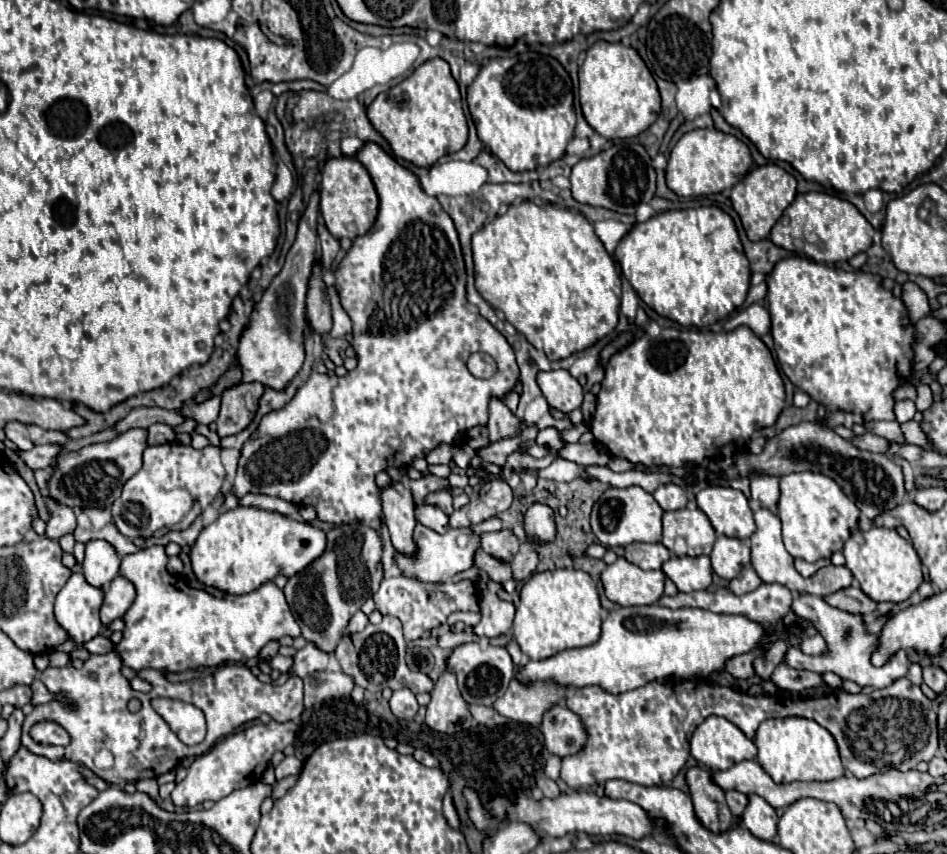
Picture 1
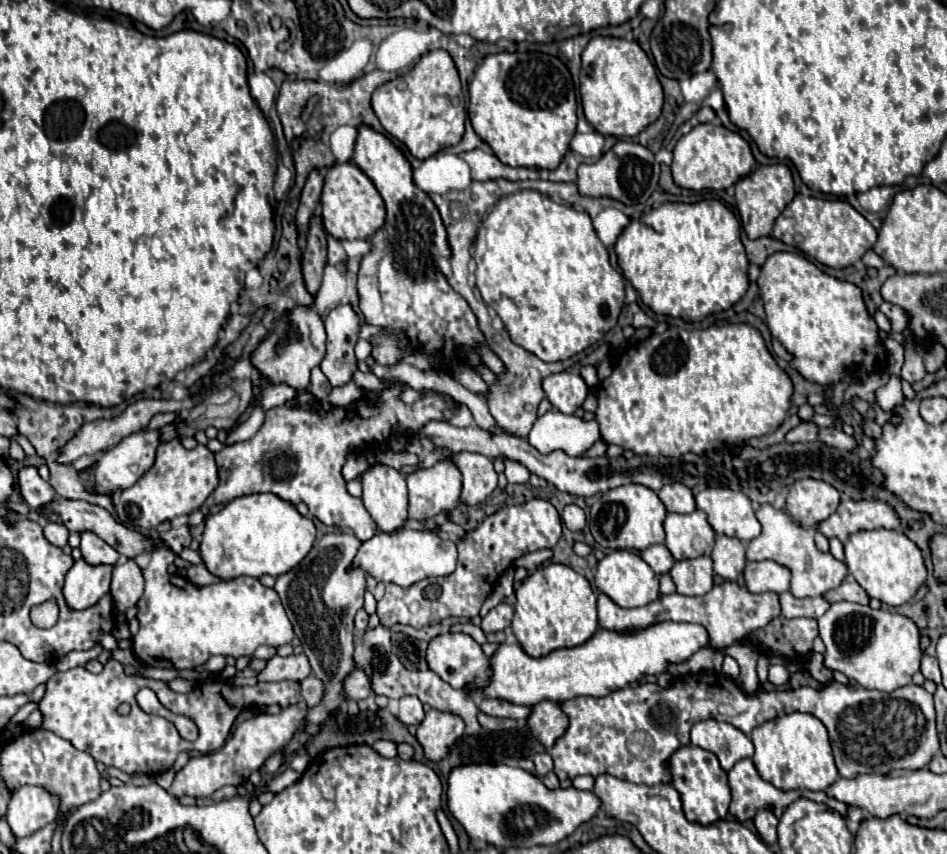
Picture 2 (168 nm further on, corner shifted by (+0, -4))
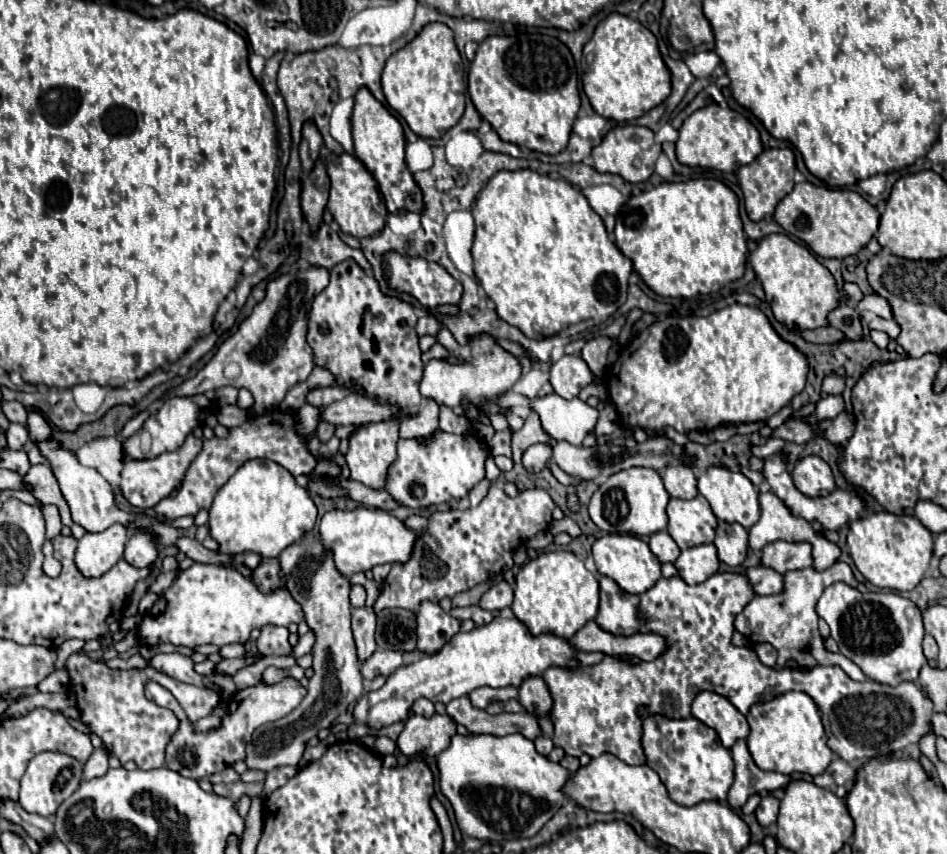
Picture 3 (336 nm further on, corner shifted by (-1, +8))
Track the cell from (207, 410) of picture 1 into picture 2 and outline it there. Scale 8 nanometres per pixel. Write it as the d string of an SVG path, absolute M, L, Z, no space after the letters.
M156 414L156 416L150 420L150 424L146 426L146 430L158 430L158 428L170 424L170 422L174 420L174 416L176 416L176 414Z

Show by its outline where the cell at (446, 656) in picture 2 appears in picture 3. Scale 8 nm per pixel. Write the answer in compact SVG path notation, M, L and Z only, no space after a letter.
M423 604L417 612L417 650L421 654L443 650L443 646L459 632L459 620L443 612L439 604Z

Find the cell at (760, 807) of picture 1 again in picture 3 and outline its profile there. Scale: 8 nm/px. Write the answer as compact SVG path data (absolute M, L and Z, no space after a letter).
M765 796L759 804L759 808L755 810L755 816L757 816L759 824L767 828L777 822L777 812L779 812L779 800L775 796Z

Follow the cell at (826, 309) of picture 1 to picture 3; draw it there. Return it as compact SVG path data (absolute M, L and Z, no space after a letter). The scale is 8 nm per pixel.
M785 234L765 236L759 240L757 248L749 254L749 262L763 284L765 296L769 296L765 300L769 300L773 316L791 332L827 326L827 314L843 302L843 292L839 290L833 274L817 262L817 258L803 244Z

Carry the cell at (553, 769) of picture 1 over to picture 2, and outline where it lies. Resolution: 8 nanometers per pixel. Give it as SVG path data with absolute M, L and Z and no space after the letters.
M548 752L536 754L536 756L534 756L534 766L536 766L538 776L544 776L544 774L548 774L548 772L554 768L554 766L552 766L552 758L550 758Z

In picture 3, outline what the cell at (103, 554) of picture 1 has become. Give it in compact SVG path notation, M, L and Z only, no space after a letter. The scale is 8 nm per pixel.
M29 412L27 416L27 426L29 426L29 436L31 440L39 446L41 454L53 464L53 472L57 476L57 482L61 486L61 492L71 508L73 514L73 522L83 526L87 532L95 534L95 532L103 532L113 524L121 524L125 522L125 518L135 518L135 516L143 516L143 514L127 514L125 510L121 510L115 502L113 502L113 488L111 484L93 468L85 468L79 464L79 460L75 458L75 454L63 450L57 442L49 440L51 428L47 424L47 420L39 414L39 412Z

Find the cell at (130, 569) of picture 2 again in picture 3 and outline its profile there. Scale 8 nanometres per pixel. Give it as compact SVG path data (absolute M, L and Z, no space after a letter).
M135 534L127 540L123 560L135 568L147 568L157 558L157 544L151 534Z

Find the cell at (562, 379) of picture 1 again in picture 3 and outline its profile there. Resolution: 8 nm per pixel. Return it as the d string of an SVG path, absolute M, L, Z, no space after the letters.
M563 356L551 366L551 386L565 400L575 398L591 382L593 374L579 356Z

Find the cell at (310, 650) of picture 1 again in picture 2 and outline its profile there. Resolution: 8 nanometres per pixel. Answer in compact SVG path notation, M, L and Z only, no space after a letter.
M292 654L292 656L272 656L270 660L266 660L264 670L258 672L258 680L260 682L280 682L280 680L304 680L310 674L310 664L306 660L306 654Z

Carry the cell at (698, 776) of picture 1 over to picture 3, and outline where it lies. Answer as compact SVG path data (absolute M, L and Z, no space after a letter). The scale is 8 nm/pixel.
M651 716L643 724L643 748L647 766L651 766L661 782L667 786L669 796L683 806L695 806L705 800L725 804L727 792L733 784L733 760L727 748L719 744L715 730L707 728L693 716L687 720L667 720L665 716Z

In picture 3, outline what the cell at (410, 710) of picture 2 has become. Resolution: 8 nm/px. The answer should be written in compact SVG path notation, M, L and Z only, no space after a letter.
M419 698L419 700L415 700L415 704L413 704L411 710L413 710L415 714L421 714L421 716L431 716L431 714L435 712L433 702L427 700L427 698Z

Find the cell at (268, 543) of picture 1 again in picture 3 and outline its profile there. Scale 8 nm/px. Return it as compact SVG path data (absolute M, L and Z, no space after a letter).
M249 460L231 476L219 490L209 508L209 532L219 544L219 552L227 556L241 556L255 552L263 558L277 558L287 546L301 540L313 530L317 508L295 478L271 460Z

